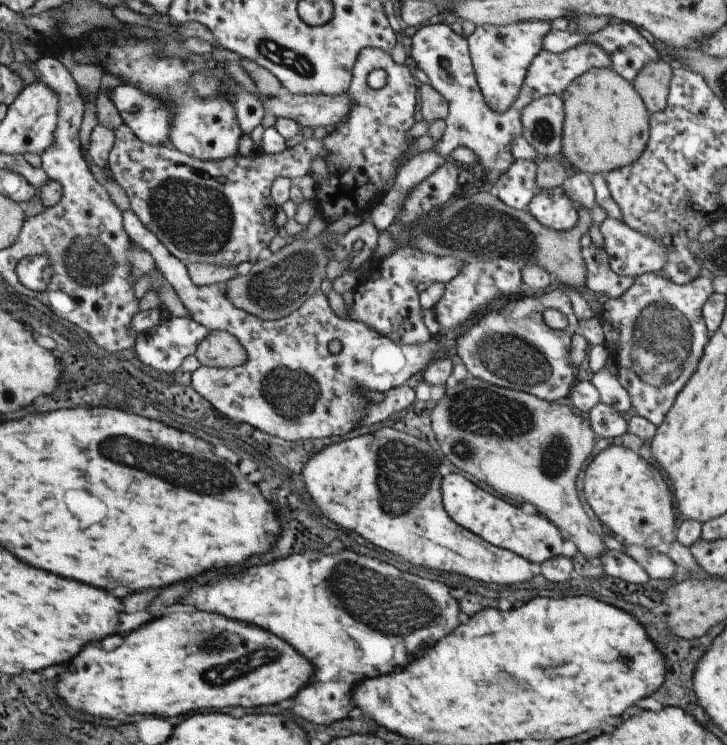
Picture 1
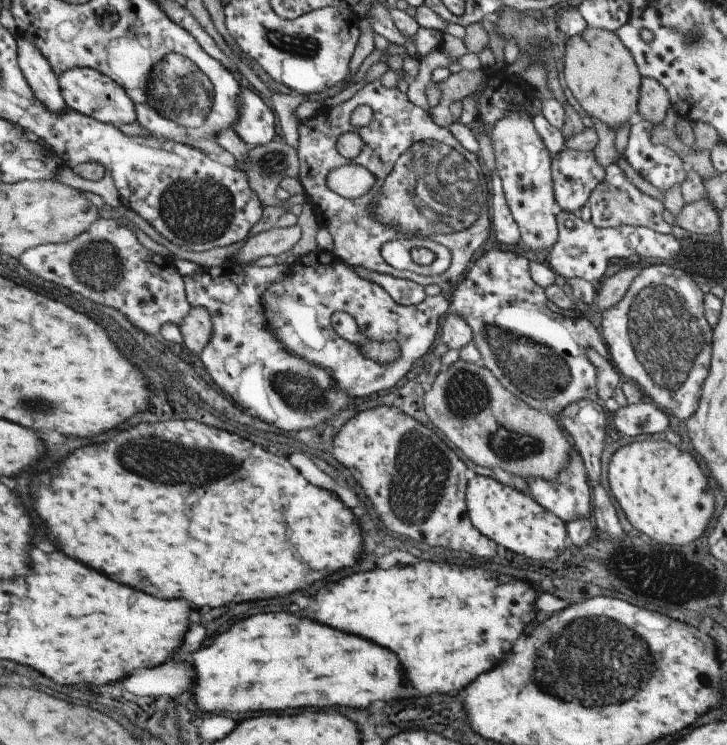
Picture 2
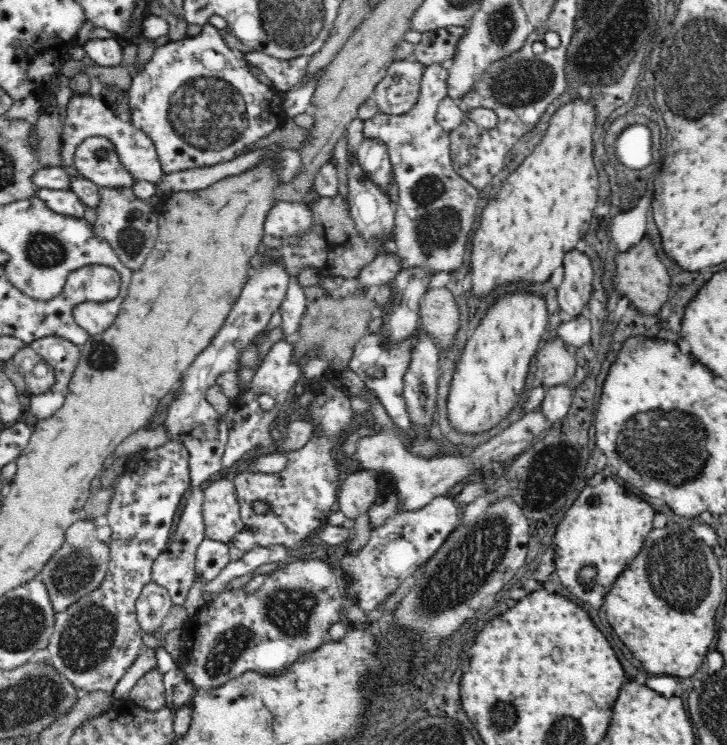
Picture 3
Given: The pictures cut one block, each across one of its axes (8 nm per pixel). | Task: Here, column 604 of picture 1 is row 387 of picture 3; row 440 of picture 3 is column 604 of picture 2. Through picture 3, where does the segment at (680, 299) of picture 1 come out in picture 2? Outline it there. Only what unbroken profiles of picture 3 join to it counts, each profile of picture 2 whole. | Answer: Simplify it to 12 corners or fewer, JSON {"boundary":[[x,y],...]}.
{"boundary":[[645,266],[601,312],[609,362],[661,412],[697,410],[711,328],[699,284]]}

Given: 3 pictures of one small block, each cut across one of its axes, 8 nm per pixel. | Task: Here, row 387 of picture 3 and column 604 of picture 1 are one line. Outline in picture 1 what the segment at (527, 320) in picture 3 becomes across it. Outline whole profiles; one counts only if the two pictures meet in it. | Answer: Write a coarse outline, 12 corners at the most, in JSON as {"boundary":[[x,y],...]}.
{"boundary":[[623,446],[585,468],[597,520],[627,546],[701,568],[675,540],[671,492]]}

